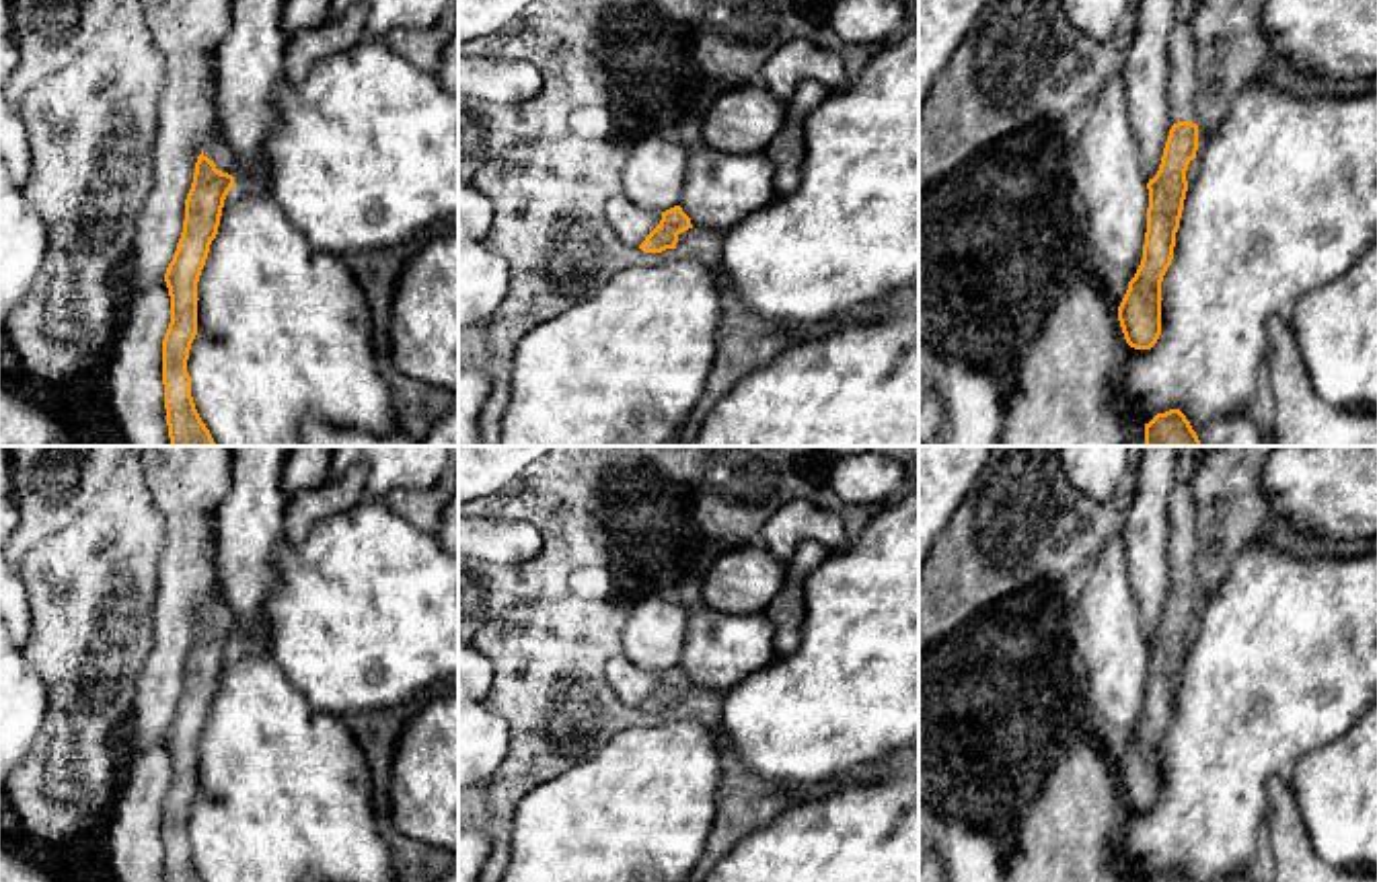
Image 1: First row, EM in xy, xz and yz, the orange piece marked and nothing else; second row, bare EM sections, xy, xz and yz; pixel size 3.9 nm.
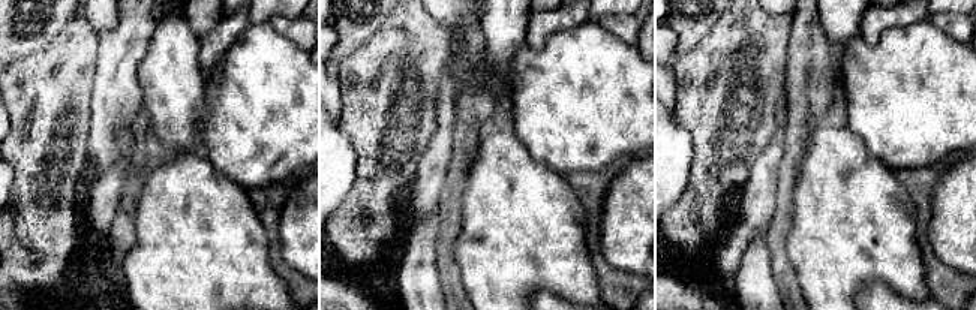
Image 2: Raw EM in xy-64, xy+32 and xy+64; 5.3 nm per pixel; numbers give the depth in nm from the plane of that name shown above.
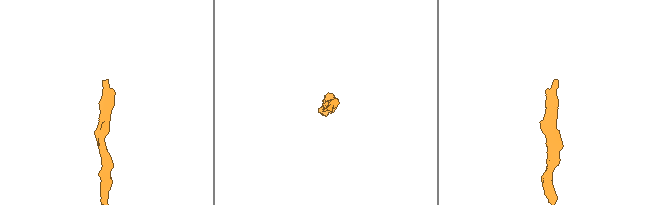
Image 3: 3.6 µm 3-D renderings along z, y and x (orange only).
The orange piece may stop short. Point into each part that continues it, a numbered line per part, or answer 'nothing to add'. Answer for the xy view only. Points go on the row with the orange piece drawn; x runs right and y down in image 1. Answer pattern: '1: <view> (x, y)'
1: xy (218, 151)

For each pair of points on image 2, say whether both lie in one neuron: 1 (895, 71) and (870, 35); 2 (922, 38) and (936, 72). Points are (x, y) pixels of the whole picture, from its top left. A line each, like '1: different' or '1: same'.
1: different
2: same

